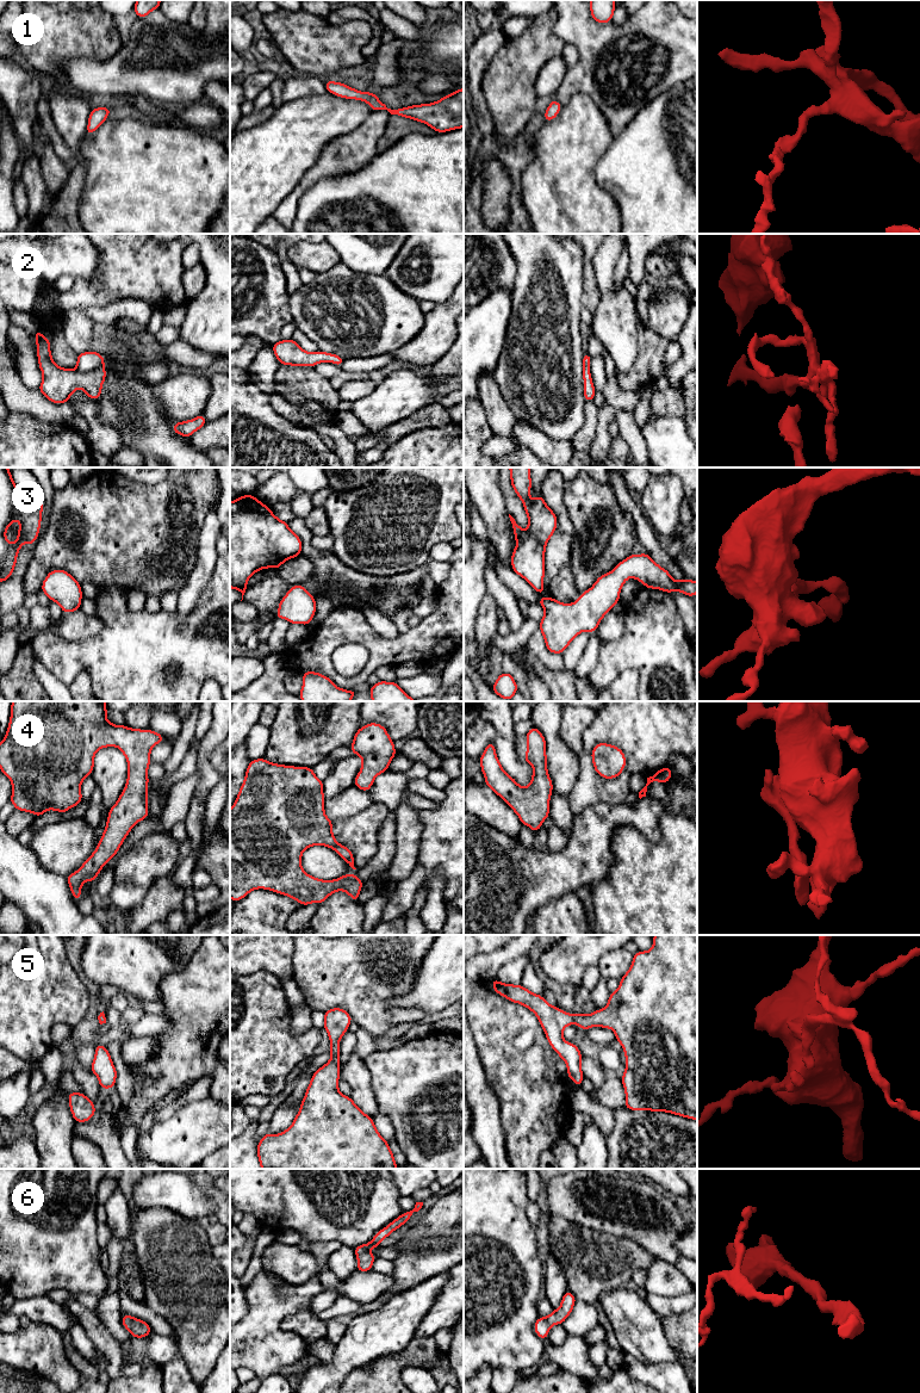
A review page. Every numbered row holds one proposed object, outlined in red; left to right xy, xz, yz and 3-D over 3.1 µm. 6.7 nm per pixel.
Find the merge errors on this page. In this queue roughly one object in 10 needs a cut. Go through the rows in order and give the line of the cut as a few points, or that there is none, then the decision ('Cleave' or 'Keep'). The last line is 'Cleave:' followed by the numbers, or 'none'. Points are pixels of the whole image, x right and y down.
1: No split. Keep
2: No split. Keep
3: No split. Keep
4: No split. Keep
5: No split. Keep
6: No split. Keep
Cleave: none

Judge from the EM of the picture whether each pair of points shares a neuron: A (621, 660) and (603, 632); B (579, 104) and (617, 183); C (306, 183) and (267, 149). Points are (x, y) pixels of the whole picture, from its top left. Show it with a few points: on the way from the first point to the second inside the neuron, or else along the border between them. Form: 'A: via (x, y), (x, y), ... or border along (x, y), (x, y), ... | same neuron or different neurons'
A: border along (623, 615), (623, 635), (620, 638), (601, 642) | different neurons
B: border along (615, 136), (596, 163), (596, 181) | different neurons
C: border along (318, 156), (299, 183), (283, 199) | different neurons

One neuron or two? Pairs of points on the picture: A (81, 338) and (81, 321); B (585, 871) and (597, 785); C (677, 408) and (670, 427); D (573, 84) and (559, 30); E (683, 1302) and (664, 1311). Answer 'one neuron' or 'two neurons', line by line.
A: one neuron
B: two neurons
C: two neurons
D: one neuron
E: one neuron

